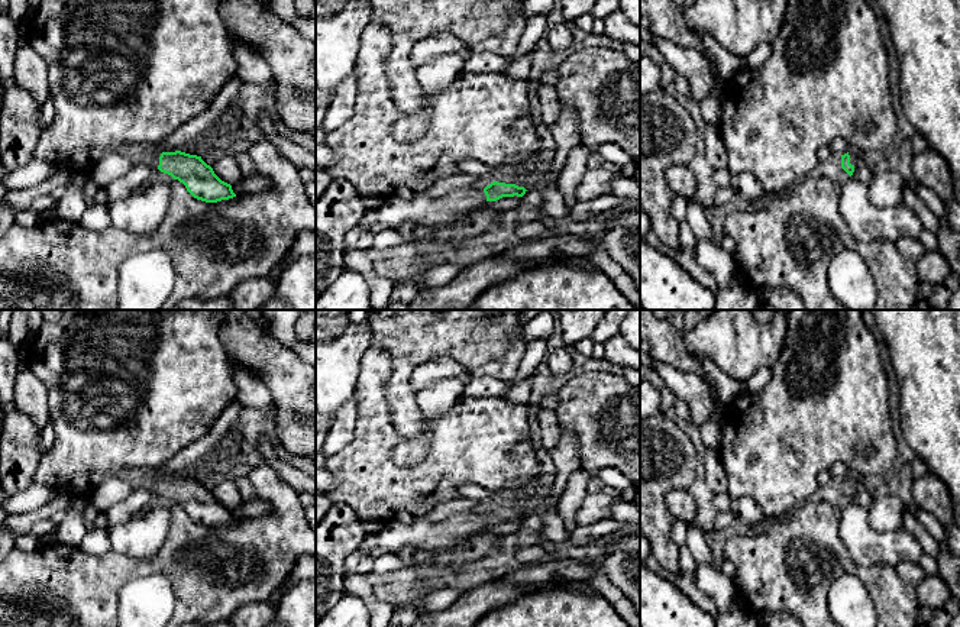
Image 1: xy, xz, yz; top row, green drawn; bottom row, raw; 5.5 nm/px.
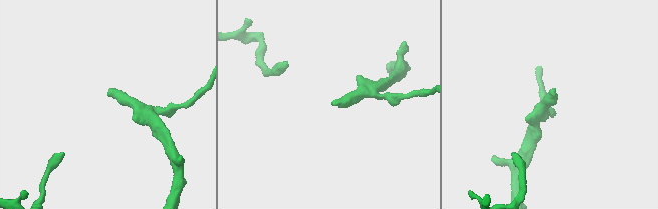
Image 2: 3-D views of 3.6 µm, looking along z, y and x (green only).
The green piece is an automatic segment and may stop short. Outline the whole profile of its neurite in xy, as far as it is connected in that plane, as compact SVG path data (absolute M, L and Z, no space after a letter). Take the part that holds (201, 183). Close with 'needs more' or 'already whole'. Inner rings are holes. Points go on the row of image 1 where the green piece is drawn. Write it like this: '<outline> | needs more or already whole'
M151 145L117 146L113 152L129 158L133 165L158 168L171 175L197 200L217 203L236 197L232 185L222 181L201 156L181 151L159 153Z | needs more

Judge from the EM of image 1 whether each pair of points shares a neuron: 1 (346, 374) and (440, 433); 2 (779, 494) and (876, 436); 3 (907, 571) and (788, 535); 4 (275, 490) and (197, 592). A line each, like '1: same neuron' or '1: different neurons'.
1: different neurons
2: same neuron
3: different neurons
4: same neuron

